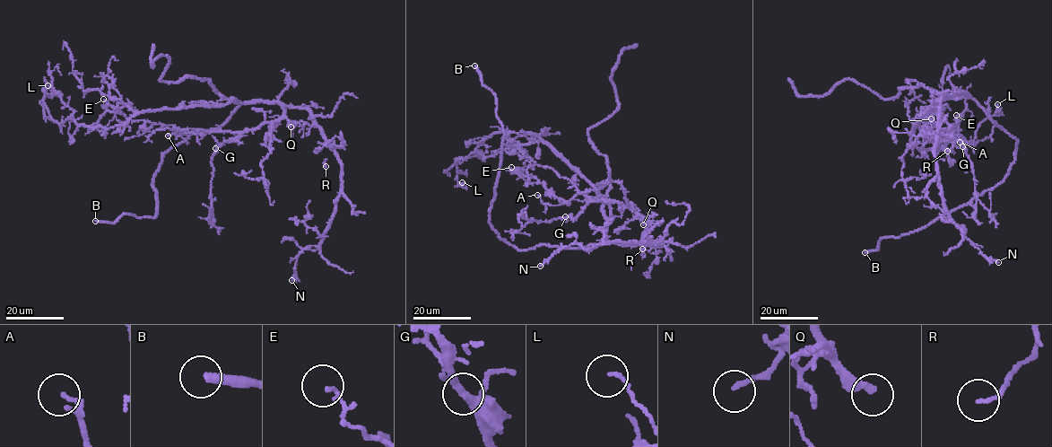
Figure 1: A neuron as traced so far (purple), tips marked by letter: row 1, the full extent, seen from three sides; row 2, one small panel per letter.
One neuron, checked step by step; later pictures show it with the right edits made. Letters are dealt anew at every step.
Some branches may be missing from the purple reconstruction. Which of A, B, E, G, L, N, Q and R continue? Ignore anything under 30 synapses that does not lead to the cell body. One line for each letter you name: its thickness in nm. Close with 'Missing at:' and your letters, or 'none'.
B: 320 nm thick
Q: 360 nm thick
Missing at: B, Q

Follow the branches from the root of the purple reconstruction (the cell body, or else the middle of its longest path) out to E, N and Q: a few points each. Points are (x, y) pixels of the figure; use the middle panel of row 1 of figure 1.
E: (597, 243), (639, 242), (647, 227), (642, 217), (619, 203), (583, 194), (562, 201), (535, 178), (511, 167)
N: (597, 243), (658, 242), (659, 247), (612, 241), (583, 249), (578, 244), (571, 243), (540, 266)
Q: (597, 243), (639, 242), (647, 227), (646, 218), (643, 224)

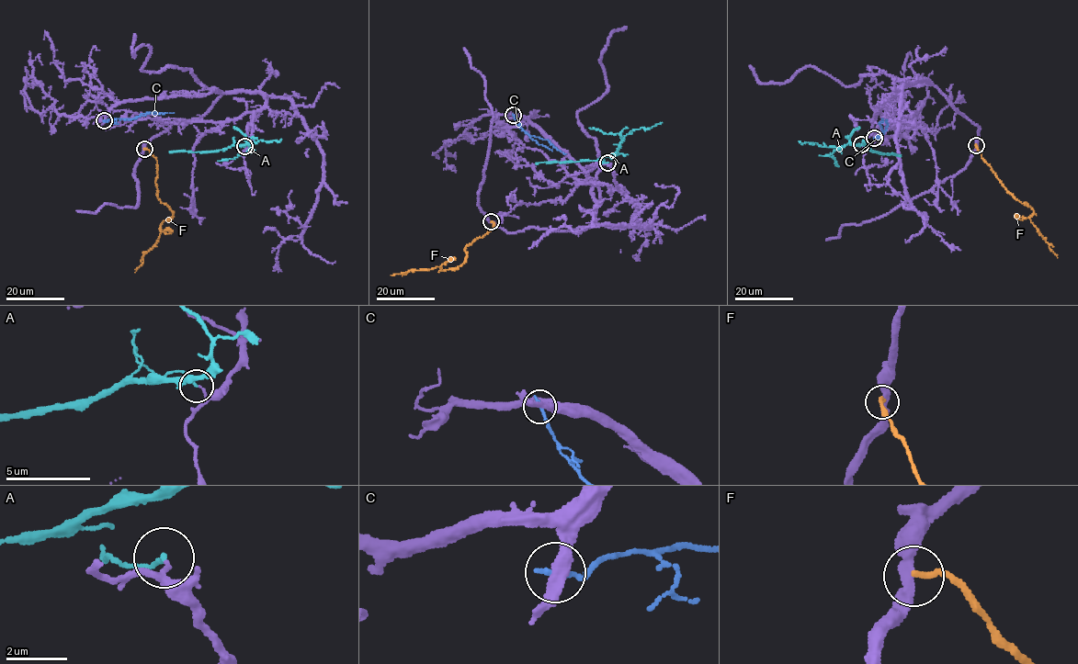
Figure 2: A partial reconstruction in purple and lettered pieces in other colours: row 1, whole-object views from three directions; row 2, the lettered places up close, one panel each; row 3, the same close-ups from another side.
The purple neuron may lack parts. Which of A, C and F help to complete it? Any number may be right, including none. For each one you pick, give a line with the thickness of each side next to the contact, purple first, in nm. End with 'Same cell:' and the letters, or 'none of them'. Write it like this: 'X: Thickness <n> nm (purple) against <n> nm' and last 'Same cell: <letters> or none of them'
Same cell: none of them

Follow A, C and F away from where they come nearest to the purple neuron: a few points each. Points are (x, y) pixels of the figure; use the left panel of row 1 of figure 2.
A: (244, 146), (233, 141), (232, 145), (247, 144), (249, 146), (258, 140), (280, 140), (281, 139)
C: (104, 120), (132, 118), (149, 112), (174, 112)
F: (144, 149), (155, 158), (157, 196), (174, 212), (172, 218), (164, 220), (156, 242), (143, 254), (135, 272)

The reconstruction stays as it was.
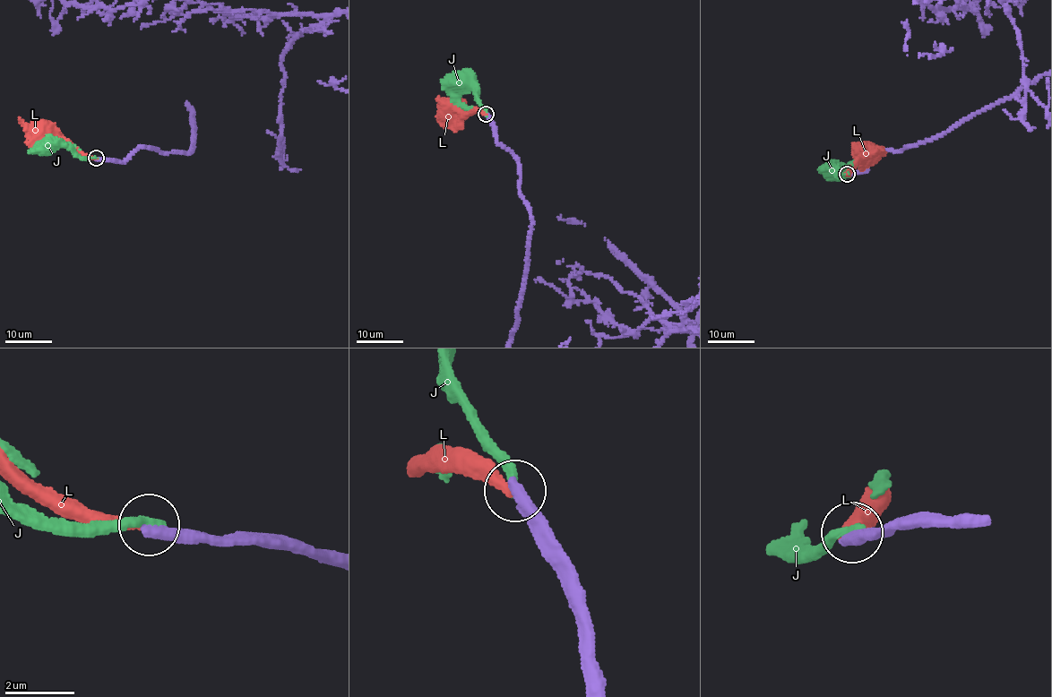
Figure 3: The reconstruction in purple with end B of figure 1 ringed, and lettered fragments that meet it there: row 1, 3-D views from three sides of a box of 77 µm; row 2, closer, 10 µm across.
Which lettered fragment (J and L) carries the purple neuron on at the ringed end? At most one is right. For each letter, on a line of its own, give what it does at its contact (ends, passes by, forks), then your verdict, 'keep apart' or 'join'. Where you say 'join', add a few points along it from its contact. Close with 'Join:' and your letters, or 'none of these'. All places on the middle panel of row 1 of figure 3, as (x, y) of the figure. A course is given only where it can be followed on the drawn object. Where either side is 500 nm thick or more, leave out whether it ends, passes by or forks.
J: it ends; keep apart
L: it ends; join; course (486, 113), (459, 111), (453, 104)
Join: L

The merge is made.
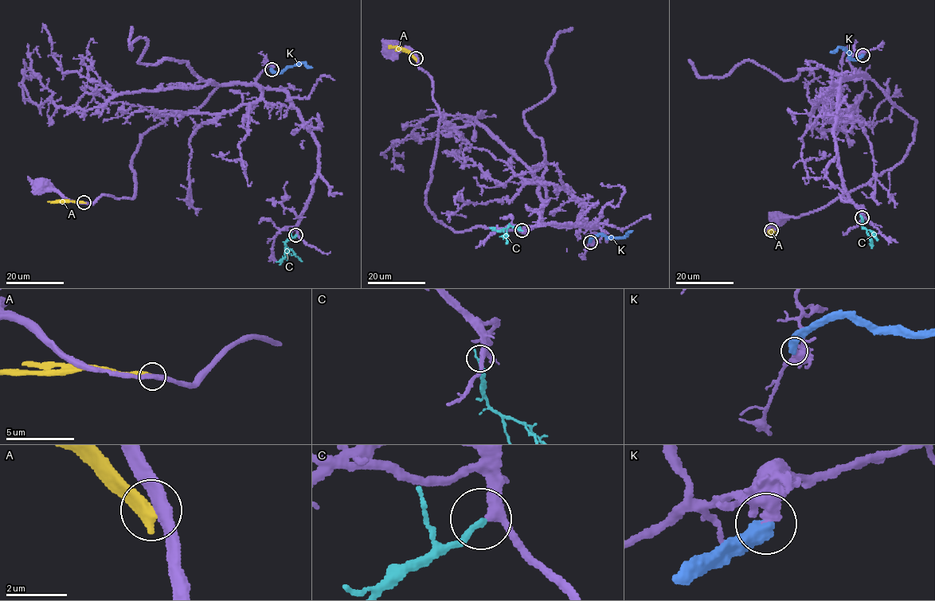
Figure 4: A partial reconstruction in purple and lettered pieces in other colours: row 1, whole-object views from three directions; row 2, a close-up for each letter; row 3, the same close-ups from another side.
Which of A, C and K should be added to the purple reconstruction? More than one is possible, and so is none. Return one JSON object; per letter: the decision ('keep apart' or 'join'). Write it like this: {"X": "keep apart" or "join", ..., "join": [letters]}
{"A": "keep apart", "C": "join", "K": "keep apart", "join": ["C"]}

